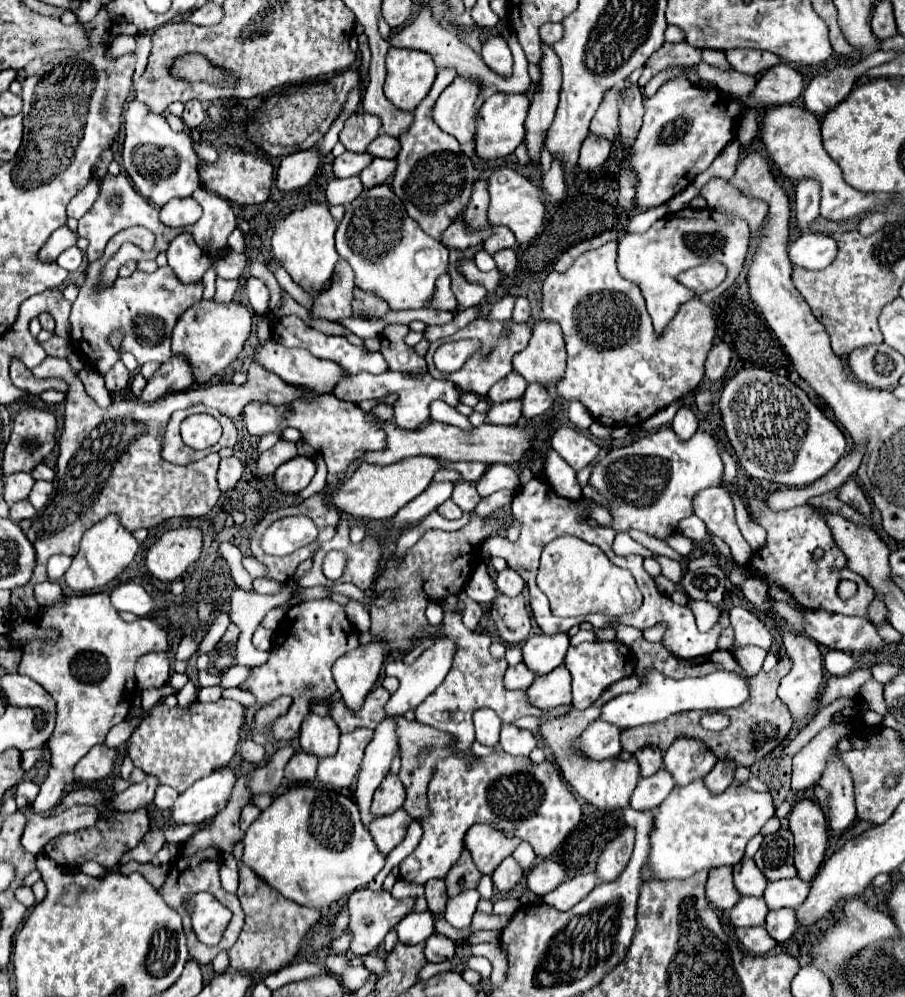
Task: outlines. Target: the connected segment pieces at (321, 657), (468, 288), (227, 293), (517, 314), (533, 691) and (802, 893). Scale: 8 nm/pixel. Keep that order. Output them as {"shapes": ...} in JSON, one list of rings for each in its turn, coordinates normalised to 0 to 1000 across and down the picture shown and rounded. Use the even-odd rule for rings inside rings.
{"shapes":[[[[338,603],[318,611],[314,623],[305,631],[305,643],[298,655],[298,661],[278,671],[278,677],[265,687],[274,691],[283,699],[283,707],[272,711],[272,725],[278,727],[278,719],[285,709],[298,705],[309,697],[320,697],[325,701],[323,709],[314,719],[303,723],[303,743],[320,743],[329,737],[331,725],[340,715],[340,707],[345,703],[360,703],[365,697],[373,693],[371,683],[367,679],[367,667],[373,659],[396,649],[398,635],[382,621],[380,611],[369,603]],[[385,629],[385,633],[382,633]]],[[[524,248],[524,250],[517,250],[517,252],[497,250],[497,272],[495,274],[499,278],[499,292],[502,292],[504,300],[506,300],[506,312],[528,306],[537,296],[537,290],[533,286],[522,286],[510,276],[504,274],[504,262],[513,260],[513,258],[524,258],[530,250],[533,248]]],[[[239,278],[239,296],[236,296],[236,300],[239,302],[254,302],[263,289],[264,281],[250,281]]],[[[572,298],[570,306],[568,306],[568,314],[566,314],[566,322],[568,324],[581,324],[586,320],[586,304],[581,298]]],[[[623,667],[614,669],[606,677],[597,677],[590,681],[590,685],[583,689],[583,699],[588,707],[608,713],[619,707],[630,707],[632,705],[632,695],[630,695],[630,675]]],[[[884,880],[862,882],[855,886],[849,886],[846,896],[844,896],[844,904],[851,912],[864,912],[864,910],[882,912],[891,904],[893,896],[895,896],[893,884],[886,884]]]]}

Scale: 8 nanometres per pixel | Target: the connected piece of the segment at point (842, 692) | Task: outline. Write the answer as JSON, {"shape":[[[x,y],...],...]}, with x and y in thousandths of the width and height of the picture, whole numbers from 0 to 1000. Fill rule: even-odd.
{"shape":[[[948,669],[946,673],[941,673],[939,677],[933,677],[933,679],[917,679],[915,687],[908,691],[906,707],[910,709],[926,699],[948,699],[948,691],[959,681],[961,681],[961,675],[957,669]]]}

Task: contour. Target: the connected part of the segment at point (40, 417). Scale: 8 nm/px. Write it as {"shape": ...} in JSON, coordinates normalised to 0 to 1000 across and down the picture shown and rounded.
{"shape":[[[49,410],[22,412],[15,420],[15,430],[13,430],[11,442],[9,442],[7,452],[4,452],[4,464],[2,464],[4,478],[20,474],[20,472],[33,474],[40,468],[40,464],[44,464],[60,450],[60,444],[62,444],[60,434],[62,434],[62,418],[57,414],[53,414]]]}

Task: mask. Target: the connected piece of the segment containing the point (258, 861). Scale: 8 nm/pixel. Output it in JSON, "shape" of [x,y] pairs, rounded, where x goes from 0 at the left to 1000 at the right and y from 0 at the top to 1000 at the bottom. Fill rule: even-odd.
{"shape":[[[327,787],[305,797],[270,838],[267,864],[316,902],[347,912],[362,912],[391,892],[404,890],[427,866],[411,838],[400,829],[396,809],[362,789]]]}

